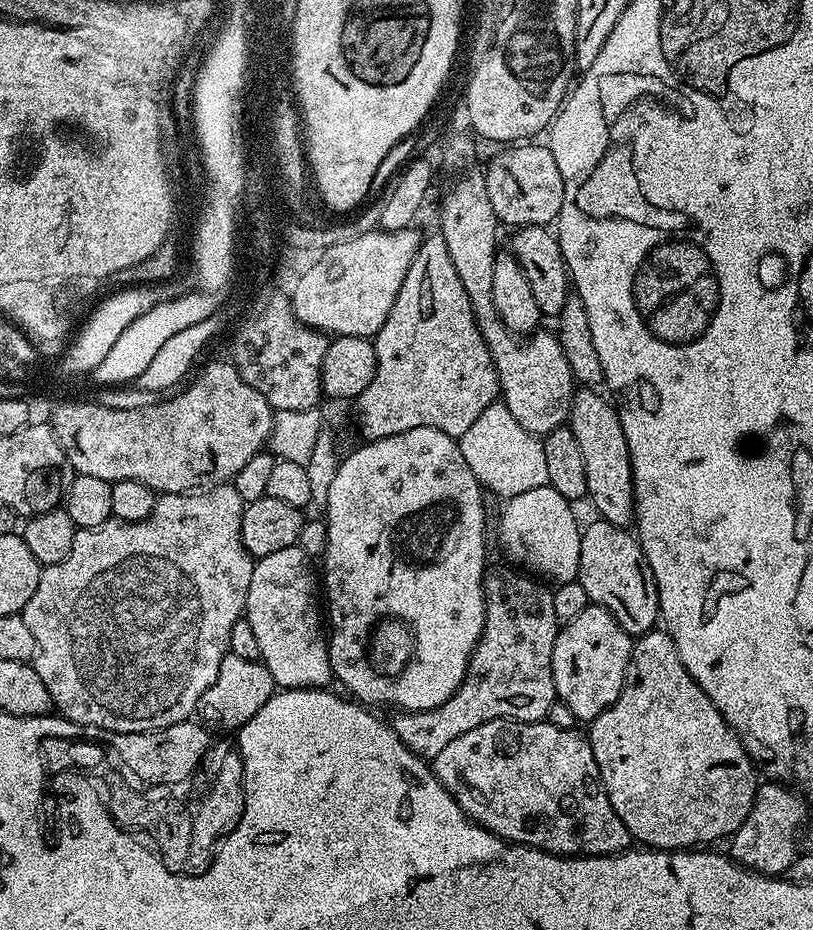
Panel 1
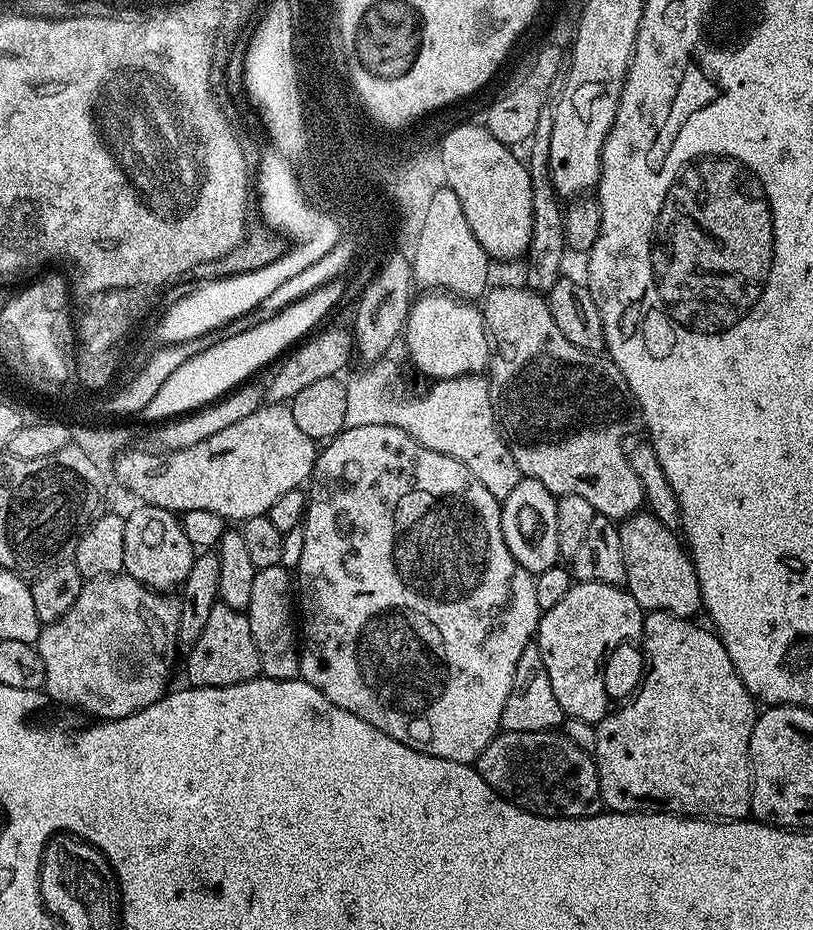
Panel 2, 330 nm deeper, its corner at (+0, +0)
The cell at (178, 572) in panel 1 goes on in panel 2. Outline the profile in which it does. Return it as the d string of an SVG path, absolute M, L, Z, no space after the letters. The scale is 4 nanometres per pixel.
M127 574L87 581L70 611L61 620L40 629L35 645L46 665L43 691L55 703L57 700L60 704L81 708L92 718L104 722L118 722L122 717L158 702L169 691L168 671L178 651L180 606L175 599L168 599L172 598L152 591Z

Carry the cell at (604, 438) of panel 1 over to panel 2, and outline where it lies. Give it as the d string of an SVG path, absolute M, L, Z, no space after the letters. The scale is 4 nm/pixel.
M641 510L635 516L629 516L627 520L619 525L620 537L622 538L622 554L624 555L624 565L626 566L626 591L634 598L634 602L638 602L638 606L648 612L668 612L671 616L683 616L685 618L695 617L695 612L701 611L700 587L698 586L698 574L692 565L691 555L682 543L681 537L677 535L673 529L662 526L662 522L658 522L658 518L654 518L652 513L647 510Z

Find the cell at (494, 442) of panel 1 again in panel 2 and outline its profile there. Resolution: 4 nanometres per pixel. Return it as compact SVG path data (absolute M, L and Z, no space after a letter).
M392 358L376 360L364 366L361 372L347 377L348 397L346 398L345 428L354 426L382 426L392 424L398 430L410 434L422 446L430 450L438 450L438 454L446 454L450 458L458 458L494 498L503 502L522 479L518 462L514 462L514 454L508 448L508 440L496 422L496 412L492 408L492 399L488 389L488 380L483 375L459 376L449 380L437 380L429 383L429 388L421 396L407 396L404 393L404 376Z

